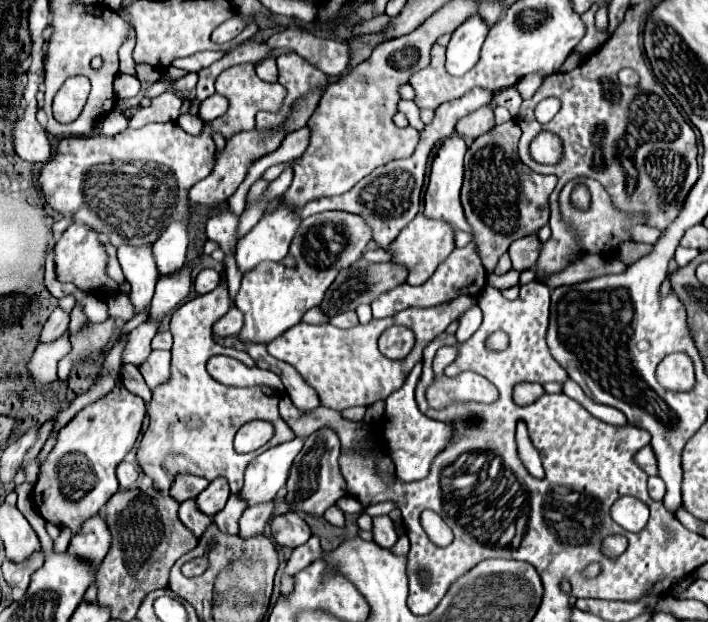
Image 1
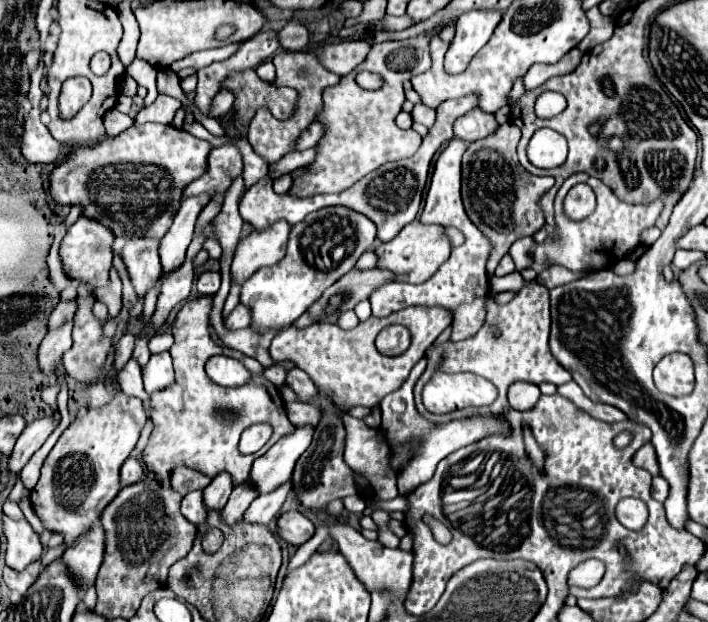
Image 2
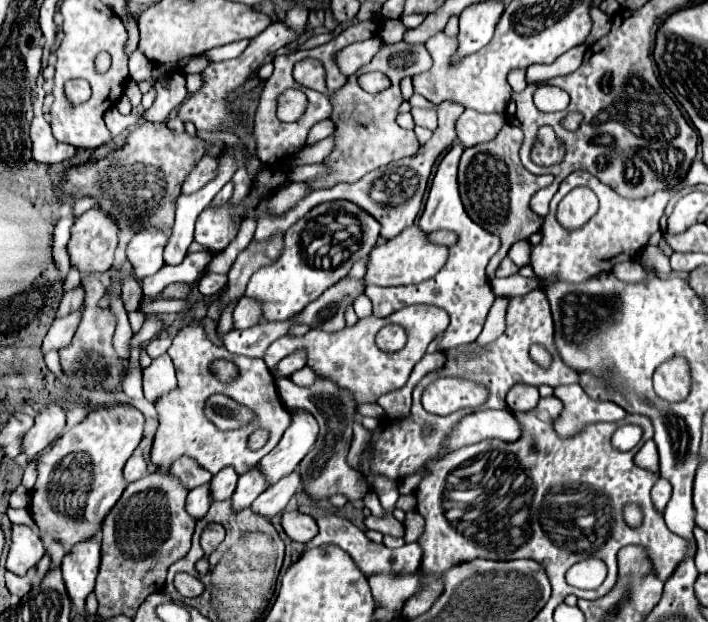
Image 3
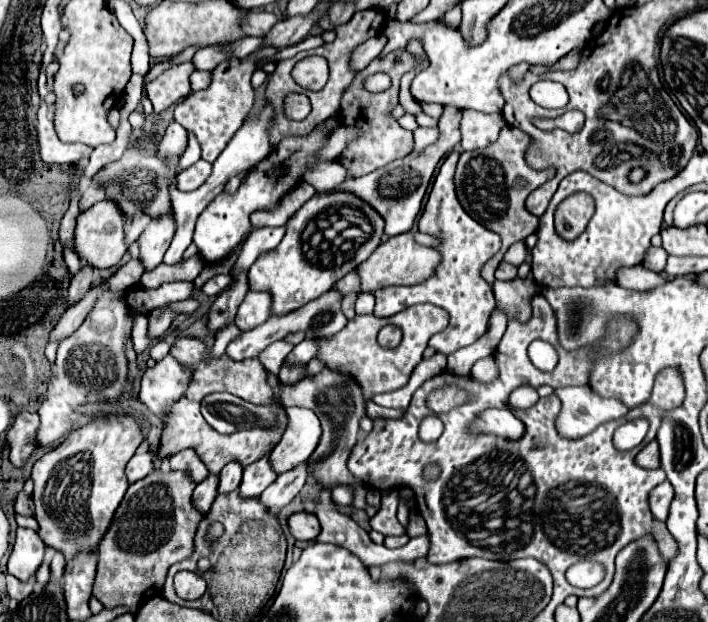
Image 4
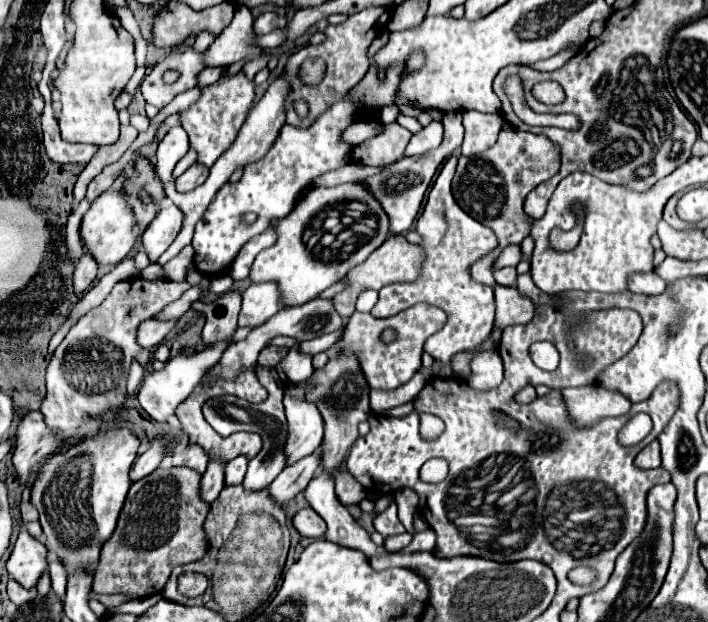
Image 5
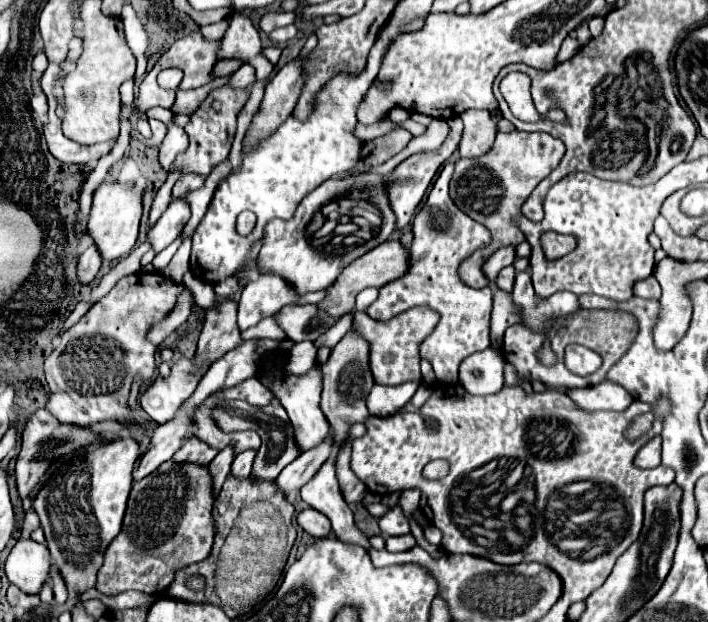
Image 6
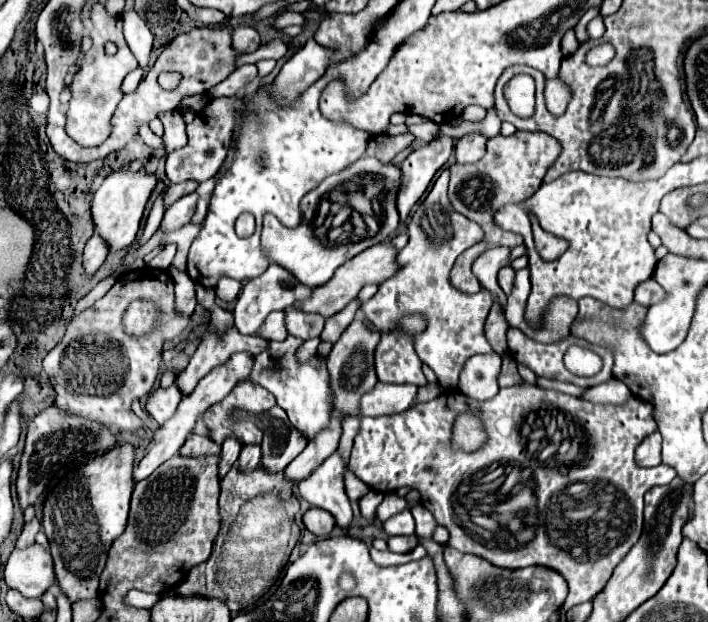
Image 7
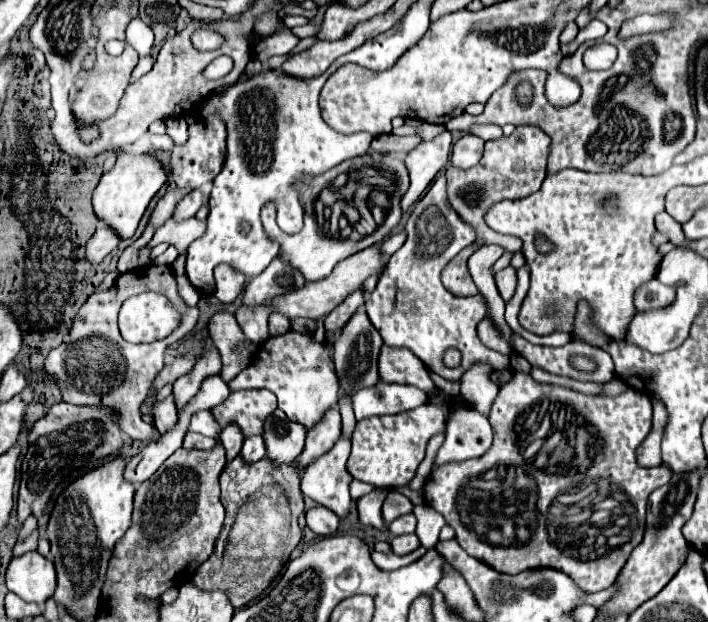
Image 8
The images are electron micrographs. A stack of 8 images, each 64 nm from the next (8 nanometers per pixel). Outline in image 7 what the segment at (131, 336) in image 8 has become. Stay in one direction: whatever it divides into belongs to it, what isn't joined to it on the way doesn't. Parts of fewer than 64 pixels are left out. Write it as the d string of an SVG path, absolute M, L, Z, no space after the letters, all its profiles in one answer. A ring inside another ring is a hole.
M136 300L130 304L130 308L124 316L124 328L130 336L142 336L154 326L156 316L158 316L158 312L152 302Z

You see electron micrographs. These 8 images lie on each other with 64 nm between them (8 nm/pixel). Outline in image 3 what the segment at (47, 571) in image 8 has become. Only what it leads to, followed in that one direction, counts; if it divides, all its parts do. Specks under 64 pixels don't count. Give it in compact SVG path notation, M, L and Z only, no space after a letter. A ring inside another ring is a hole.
M12 524L12 544L8 550L6 568L14 574L24 576L32 566L40 562L42 556L44 556L44 546L38 534L28 526Z

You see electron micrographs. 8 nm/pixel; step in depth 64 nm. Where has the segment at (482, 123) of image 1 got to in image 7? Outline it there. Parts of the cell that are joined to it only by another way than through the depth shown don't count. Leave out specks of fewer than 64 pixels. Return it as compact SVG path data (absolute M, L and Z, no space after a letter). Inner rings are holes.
M477 105L468 106L468 108L462 112L462 118L464 118L464 120L470 120L470 122L484 120L484 116L486 116L486 110ZM478 132L464 134L456 142L456 162L464 164L464 162L480 160L484 156L484 152L486 152L486 142L488 142L488 138L478 134Z

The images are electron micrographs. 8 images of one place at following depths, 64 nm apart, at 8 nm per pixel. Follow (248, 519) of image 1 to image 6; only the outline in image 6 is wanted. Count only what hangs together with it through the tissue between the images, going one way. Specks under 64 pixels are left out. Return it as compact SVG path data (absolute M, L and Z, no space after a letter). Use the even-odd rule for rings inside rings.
M332 438L322 440L316 448L300 454L294 462L290 462L274 480L274 484L278 486L278 490L284 496L292 496L296 490L300 490L324 464L324 460L328 460L330 452L332 452Z

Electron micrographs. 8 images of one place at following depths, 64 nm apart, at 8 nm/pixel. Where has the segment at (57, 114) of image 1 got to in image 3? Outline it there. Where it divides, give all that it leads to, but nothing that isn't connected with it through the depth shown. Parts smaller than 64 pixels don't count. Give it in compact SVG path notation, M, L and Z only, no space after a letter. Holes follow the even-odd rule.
M68 80L64 84L64 92L66 92L66 100L74 106L86 102L92 94L90 84L86 80Z

